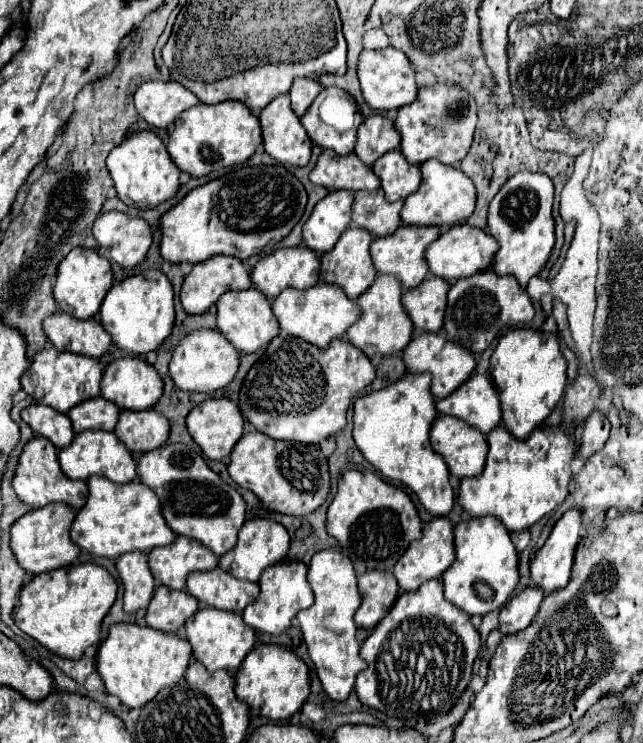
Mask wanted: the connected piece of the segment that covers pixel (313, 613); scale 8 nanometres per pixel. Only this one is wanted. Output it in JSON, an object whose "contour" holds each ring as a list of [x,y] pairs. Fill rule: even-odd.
{"contour":[[[320,550],[316,552],[316,556],[312,556],[307,579],[314,590],[316,600],[308,610],[300,610],[298,624],[302,628],[310,658],[316,664],[322,688],[332,700],[342,702],[354,690],[356,674],[368,666],[360,658],[360,644],[356,640],[358,626],[354,624],[354,612],[362,602],[362,596],[358,590],[354,564],[338,550]]]}

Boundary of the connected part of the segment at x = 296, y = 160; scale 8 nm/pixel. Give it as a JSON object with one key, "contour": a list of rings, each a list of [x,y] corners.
{"contour":[[[290,96],[274,98],[260,112],[262,138],[266,152],[284,166],[306,166],[312,154],[312,140],[308,138],[300,118],[290,108]]]}

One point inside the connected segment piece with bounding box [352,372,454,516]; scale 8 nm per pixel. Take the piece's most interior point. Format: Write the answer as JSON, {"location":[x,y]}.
{"location":[391,426]}

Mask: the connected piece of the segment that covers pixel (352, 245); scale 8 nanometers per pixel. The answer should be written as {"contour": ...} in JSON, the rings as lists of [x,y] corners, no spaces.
{"contour":[[[348,228],[344,230],[344,234],[340,236],[340,240],[336,242],[336,246],[322,254],[322,270],[320,270],[320,280],[322,282],[328,282],[328,284],[336,284],[340,286],[348,298],[356,300],[360,294],[364,294],[372,282],[376,280],[376,268],[372,264],[372,258],[370,258],[370,244],[372,244],[372,234],[368,230],[362,230],[362,228]]]}

